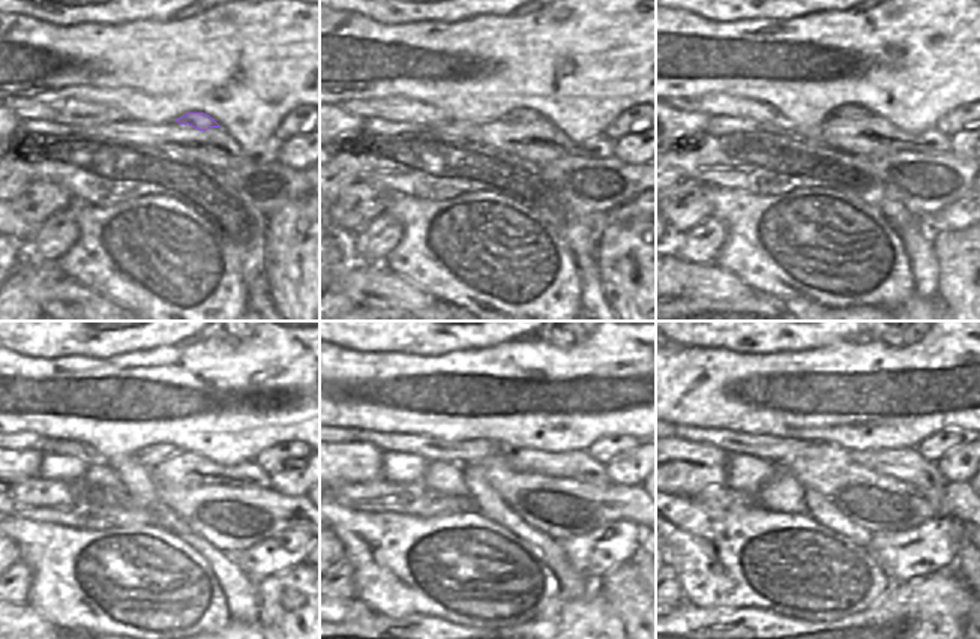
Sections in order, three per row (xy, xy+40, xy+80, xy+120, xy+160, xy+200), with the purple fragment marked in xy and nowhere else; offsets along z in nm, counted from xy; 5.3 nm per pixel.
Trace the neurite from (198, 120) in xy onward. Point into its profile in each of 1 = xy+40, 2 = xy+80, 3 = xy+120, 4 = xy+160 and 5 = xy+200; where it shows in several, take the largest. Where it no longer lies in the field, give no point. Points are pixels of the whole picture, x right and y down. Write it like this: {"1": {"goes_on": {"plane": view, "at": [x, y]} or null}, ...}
{"1": {"goes_on": {"plane": "xy+40", "at": [517, 116]}}, "2": {"goes_on": {"plane": "xy+80", "at": [844, 113]}}, "3": {"goes_on": {"plane": "xy+120", "at": [150, 456]}}, "4": {"goes_on": {"plane": "xy+160", "at": [473, 452]}}, "5": {"goes_on": {"plane": "xy+200", "at": [772, 449]}}}

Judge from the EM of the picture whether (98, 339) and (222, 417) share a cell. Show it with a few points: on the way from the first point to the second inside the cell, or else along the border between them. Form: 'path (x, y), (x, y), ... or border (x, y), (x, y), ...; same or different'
border (155, 347), (123, 351), (107, 357), (86, 356); different

